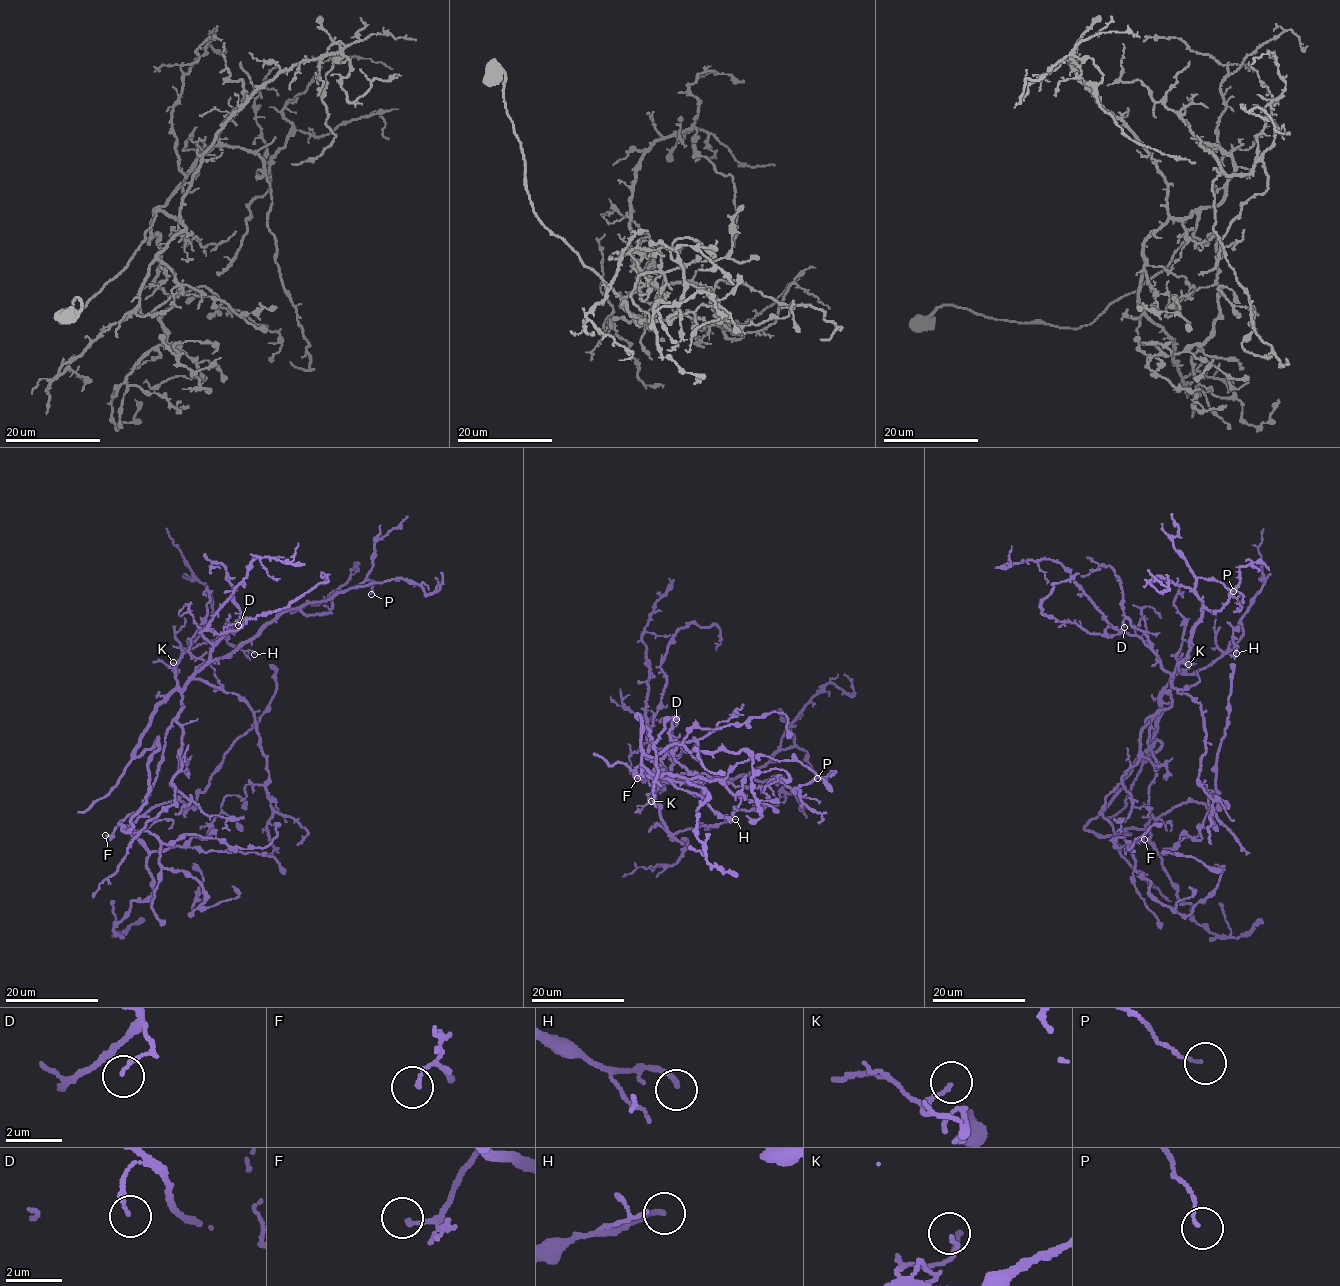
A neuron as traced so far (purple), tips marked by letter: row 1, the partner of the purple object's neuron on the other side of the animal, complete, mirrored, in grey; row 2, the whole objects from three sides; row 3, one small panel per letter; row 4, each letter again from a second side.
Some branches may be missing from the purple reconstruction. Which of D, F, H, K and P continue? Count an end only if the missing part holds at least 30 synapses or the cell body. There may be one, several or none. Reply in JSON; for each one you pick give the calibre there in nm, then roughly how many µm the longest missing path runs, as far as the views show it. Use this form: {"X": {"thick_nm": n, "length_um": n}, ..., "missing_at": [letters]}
{"missing_at": []}

